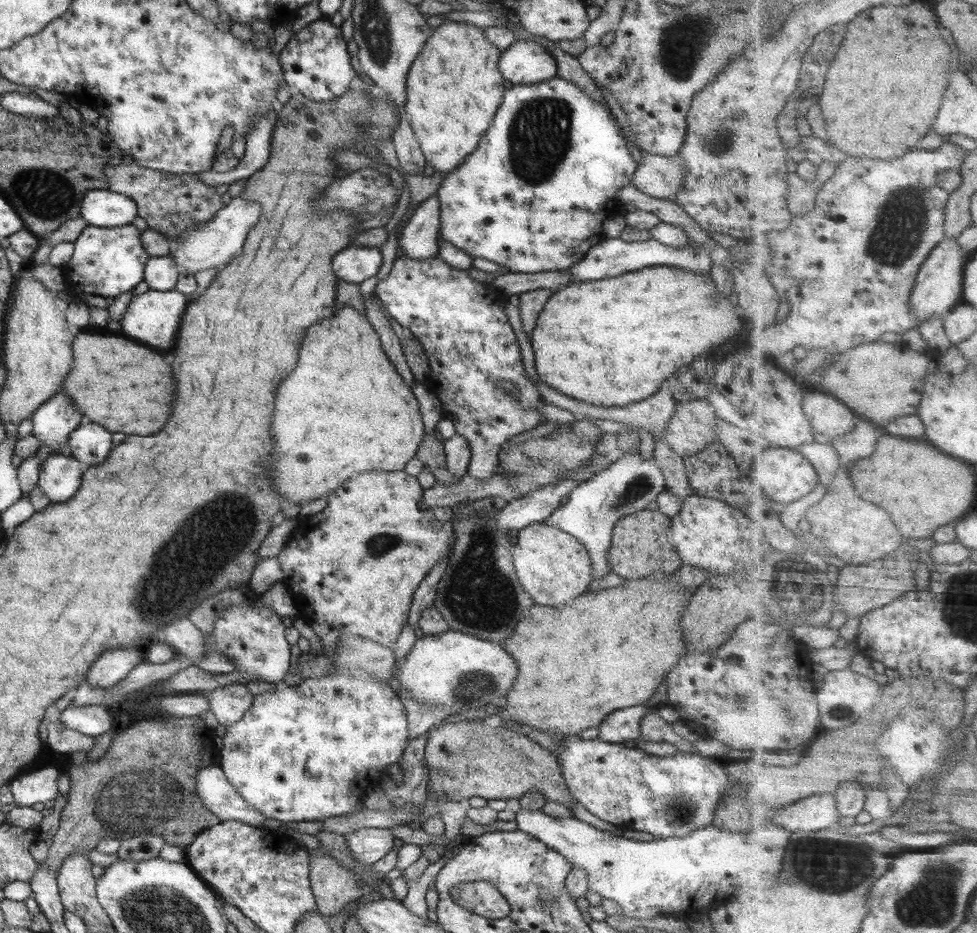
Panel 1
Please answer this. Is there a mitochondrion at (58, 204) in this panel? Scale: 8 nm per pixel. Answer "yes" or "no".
yes

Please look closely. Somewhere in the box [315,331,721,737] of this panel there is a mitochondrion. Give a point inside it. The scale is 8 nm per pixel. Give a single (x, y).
(493, 609)

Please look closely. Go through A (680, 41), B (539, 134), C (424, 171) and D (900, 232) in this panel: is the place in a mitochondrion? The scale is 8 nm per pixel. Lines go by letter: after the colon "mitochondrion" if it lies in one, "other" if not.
A: mitochondrion
B: mitochondrion
C: other
D: mitochondrion

